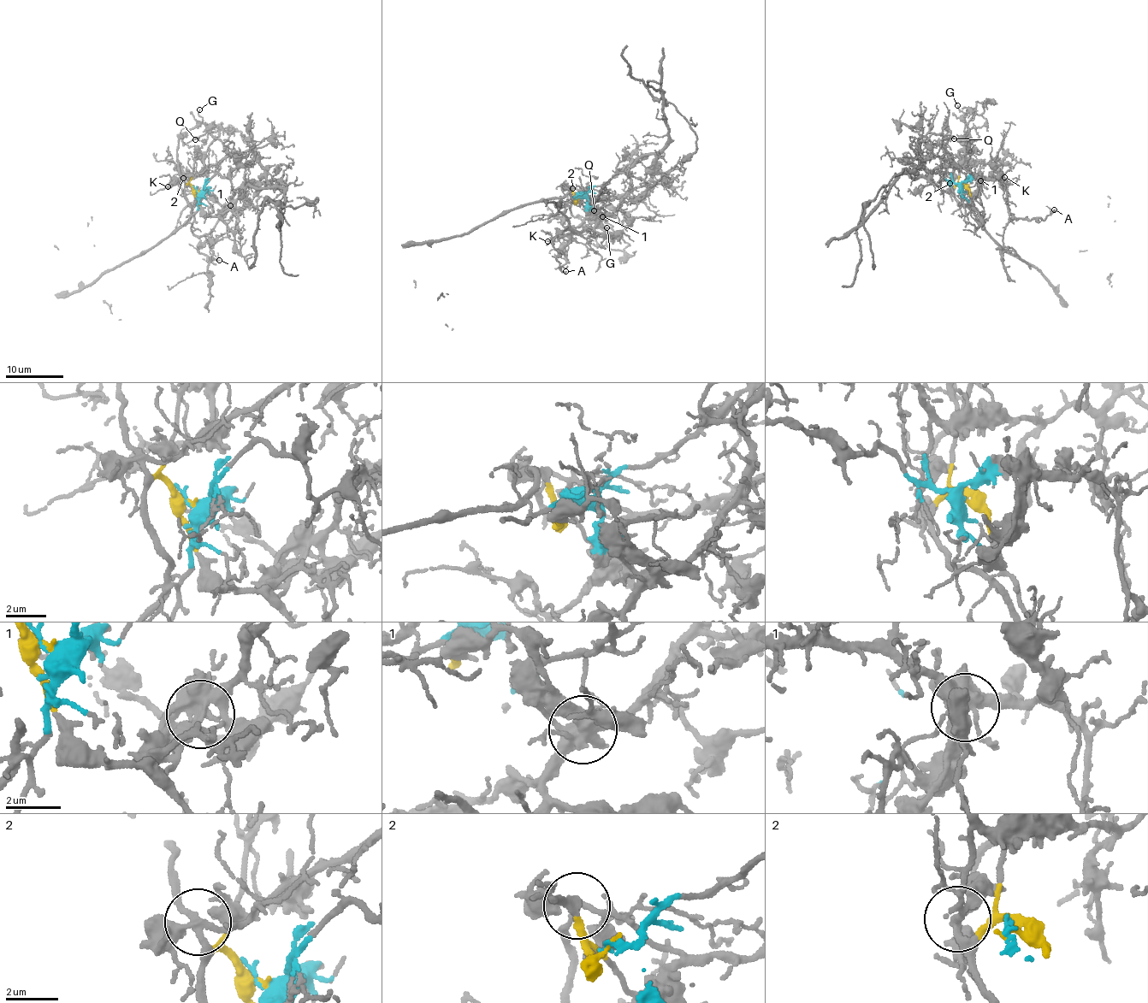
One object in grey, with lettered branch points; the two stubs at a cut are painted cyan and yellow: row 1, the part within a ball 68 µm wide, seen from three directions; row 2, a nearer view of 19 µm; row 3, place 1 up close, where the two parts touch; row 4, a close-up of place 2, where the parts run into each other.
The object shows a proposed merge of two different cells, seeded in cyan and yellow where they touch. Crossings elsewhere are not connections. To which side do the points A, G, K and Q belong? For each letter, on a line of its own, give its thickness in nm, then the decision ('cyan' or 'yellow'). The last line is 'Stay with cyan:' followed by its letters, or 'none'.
A: 140 nm | cyan
G: 110 nm | yellow
K: 140 nm | cyan
Q: 90 nm | cyan
Stay with cyan: A, K, Q

